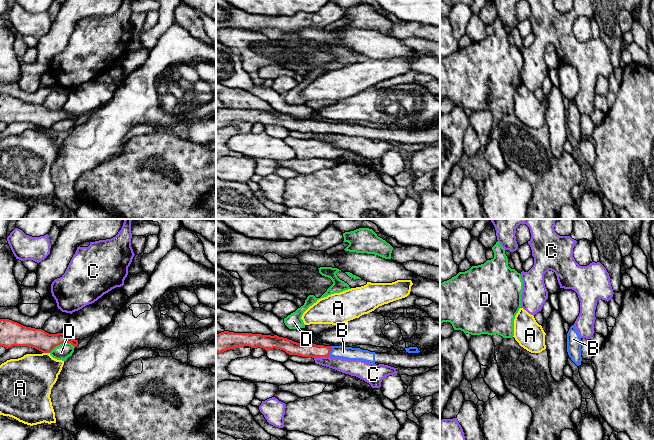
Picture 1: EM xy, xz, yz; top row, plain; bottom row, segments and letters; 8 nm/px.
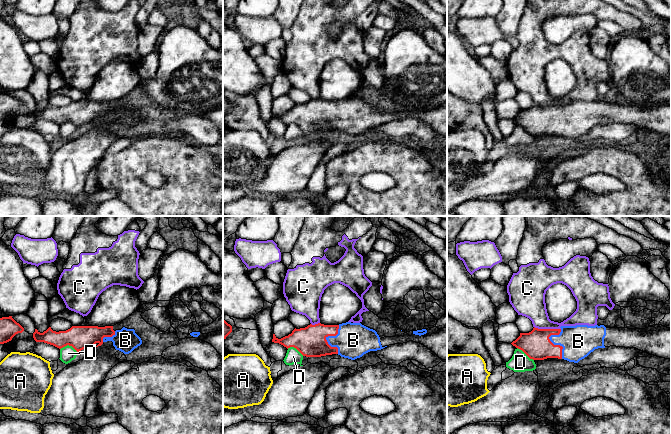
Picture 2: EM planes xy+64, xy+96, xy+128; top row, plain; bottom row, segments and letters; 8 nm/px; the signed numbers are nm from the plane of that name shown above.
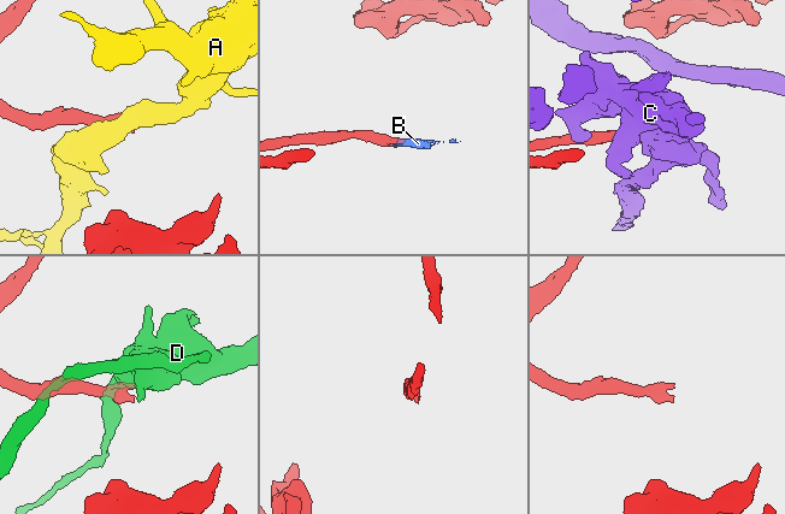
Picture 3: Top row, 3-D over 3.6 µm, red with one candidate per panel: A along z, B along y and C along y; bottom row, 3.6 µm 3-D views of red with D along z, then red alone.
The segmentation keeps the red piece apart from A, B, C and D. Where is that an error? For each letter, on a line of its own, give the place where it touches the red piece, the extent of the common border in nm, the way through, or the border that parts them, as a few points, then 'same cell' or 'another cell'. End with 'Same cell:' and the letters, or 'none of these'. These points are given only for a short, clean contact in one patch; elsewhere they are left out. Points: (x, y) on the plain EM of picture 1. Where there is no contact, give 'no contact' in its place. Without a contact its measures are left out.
A: meets red in xy at (46, 128); contact 60 nm long; another cell
B: meets red in xz at (330, 127); contact 90 nm long; runs through xz (312, 126), (330, 127), (343, 128); same cell
C: meets red in xz at (321, 132); contact 120 nm long; another cell
D: meets red in xy at (61, 119); contact 220 nm long; another cell
Same cell: B

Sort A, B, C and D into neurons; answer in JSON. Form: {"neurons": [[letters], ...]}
{"neurons": [["A"], ["B"], ["C"], ["D"]]}

